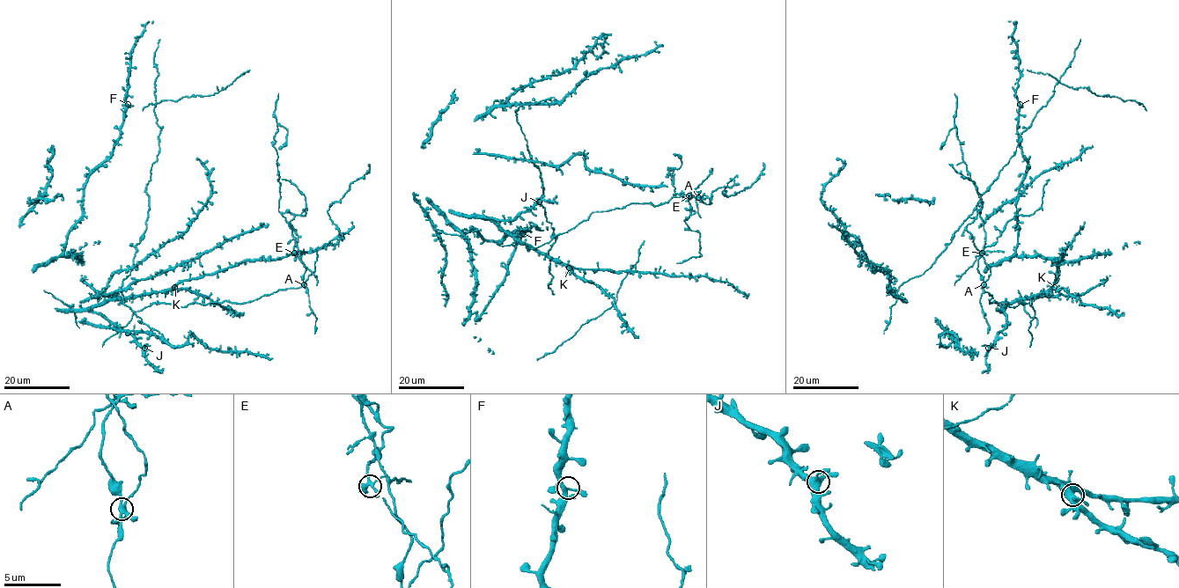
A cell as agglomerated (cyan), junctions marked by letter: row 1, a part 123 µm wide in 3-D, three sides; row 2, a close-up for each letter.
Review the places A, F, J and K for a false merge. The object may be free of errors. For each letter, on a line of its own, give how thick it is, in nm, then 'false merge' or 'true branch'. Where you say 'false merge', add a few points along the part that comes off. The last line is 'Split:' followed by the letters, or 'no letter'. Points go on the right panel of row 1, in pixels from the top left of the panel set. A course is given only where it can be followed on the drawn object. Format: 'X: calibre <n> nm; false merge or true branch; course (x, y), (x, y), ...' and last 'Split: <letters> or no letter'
A: calibre 340 nm; false merge; course (983, 284), (977, 269), (985, 238), (981, 195), (962, 160), (955, 126), (940, 149)
F: calibre 320 nm; true branch
J: calibre 440 nm; true branch
K: calibre 500 nm; true branch
Split: A

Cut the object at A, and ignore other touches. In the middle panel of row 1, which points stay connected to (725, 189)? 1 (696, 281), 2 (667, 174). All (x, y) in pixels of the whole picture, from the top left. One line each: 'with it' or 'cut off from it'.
1: with it
2: cut off from it

